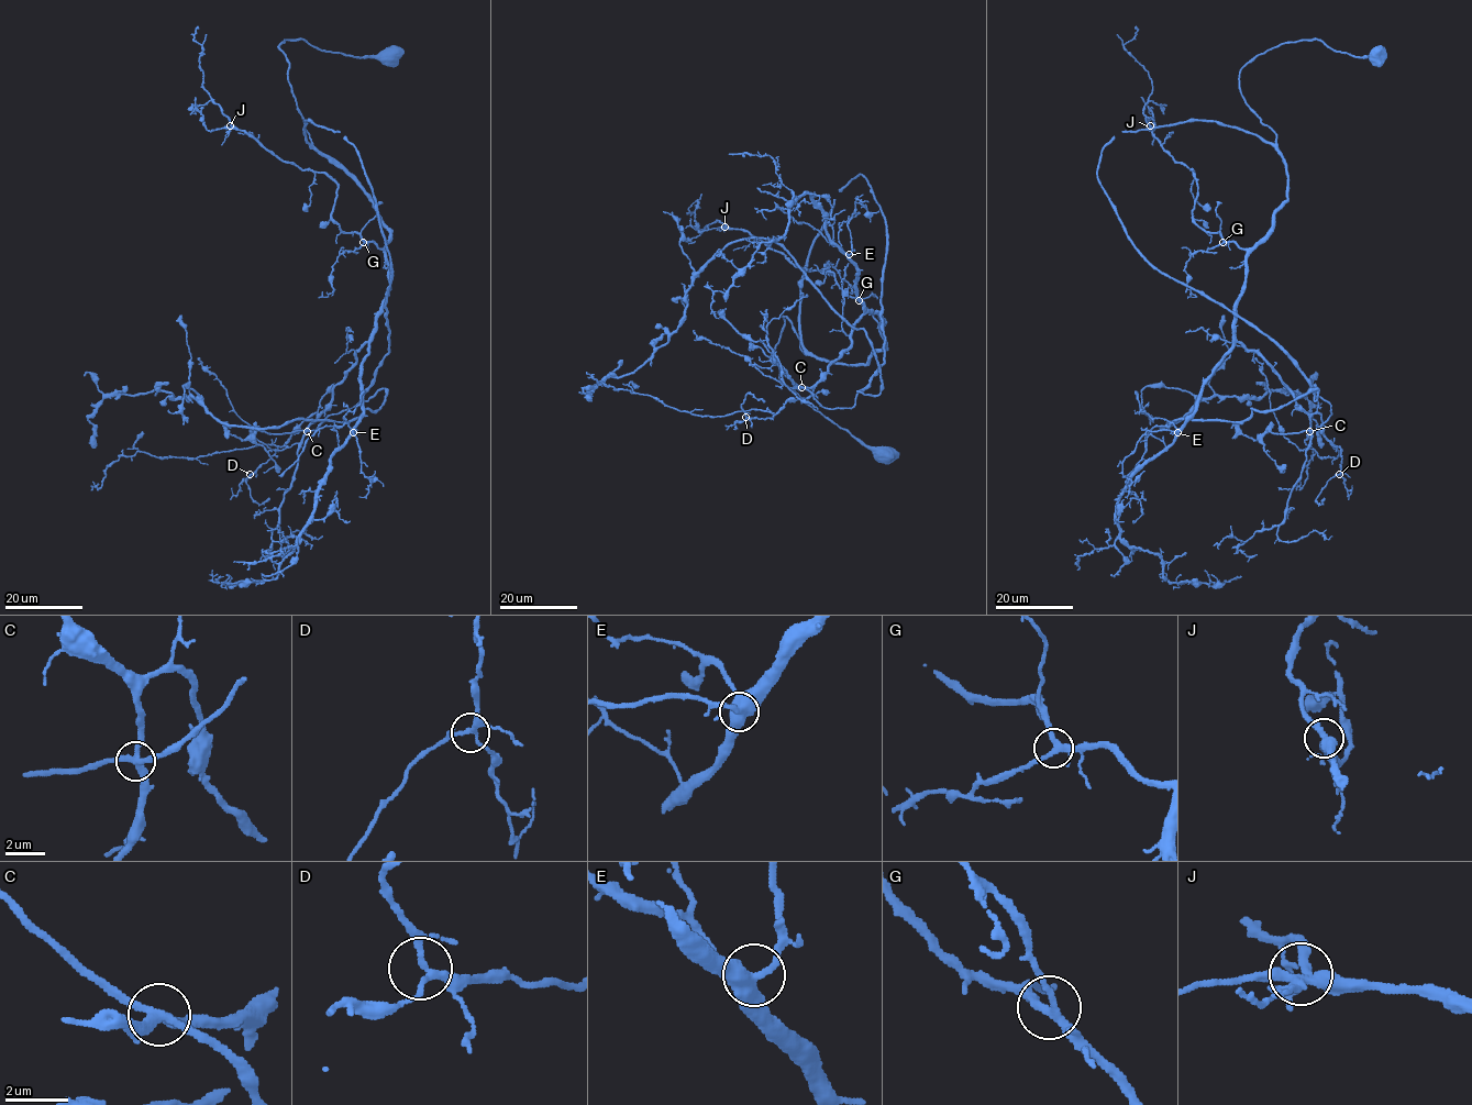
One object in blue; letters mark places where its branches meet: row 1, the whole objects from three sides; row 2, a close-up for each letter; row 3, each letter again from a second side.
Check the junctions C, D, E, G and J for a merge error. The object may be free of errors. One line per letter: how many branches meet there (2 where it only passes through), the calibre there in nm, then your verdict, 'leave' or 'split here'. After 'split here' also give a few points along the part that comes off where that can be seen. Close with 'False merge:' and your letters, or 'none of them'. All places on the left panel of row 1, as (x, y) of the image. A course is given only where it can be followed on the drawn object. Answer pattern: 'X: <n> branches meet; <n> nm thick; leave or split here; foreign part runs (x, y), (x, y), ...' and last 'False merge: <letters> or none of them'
C: 4 branches meet; 320 nm thick; leave
D: 4 branches meet; 200 nm thick; leave
E: 4 branches meet; 500 nm thick; leave
G: 4 branches meet; 280 nm thick; leave
J: 4 branches meet; 300 nm thick; leave
False merge: none of them

